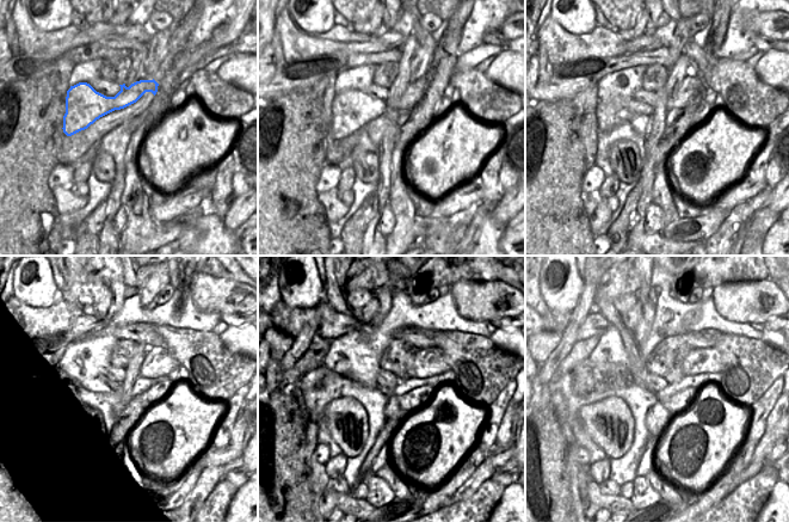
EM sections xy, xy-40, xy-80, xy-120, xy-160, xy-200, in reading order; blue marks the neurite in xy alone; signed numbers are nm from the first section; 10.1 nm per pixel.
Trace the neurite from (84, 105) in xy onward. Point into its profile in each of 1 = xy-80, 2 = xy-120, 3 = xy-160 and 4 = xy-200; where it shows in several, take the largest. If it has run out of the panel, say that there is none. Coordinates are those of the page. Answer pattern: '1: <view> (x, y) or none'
1: xy-80 (617, 110)
2: xy-120 (159, 362)
3: xy-160 (427, 362)
4: xy-200 (697, 361)

